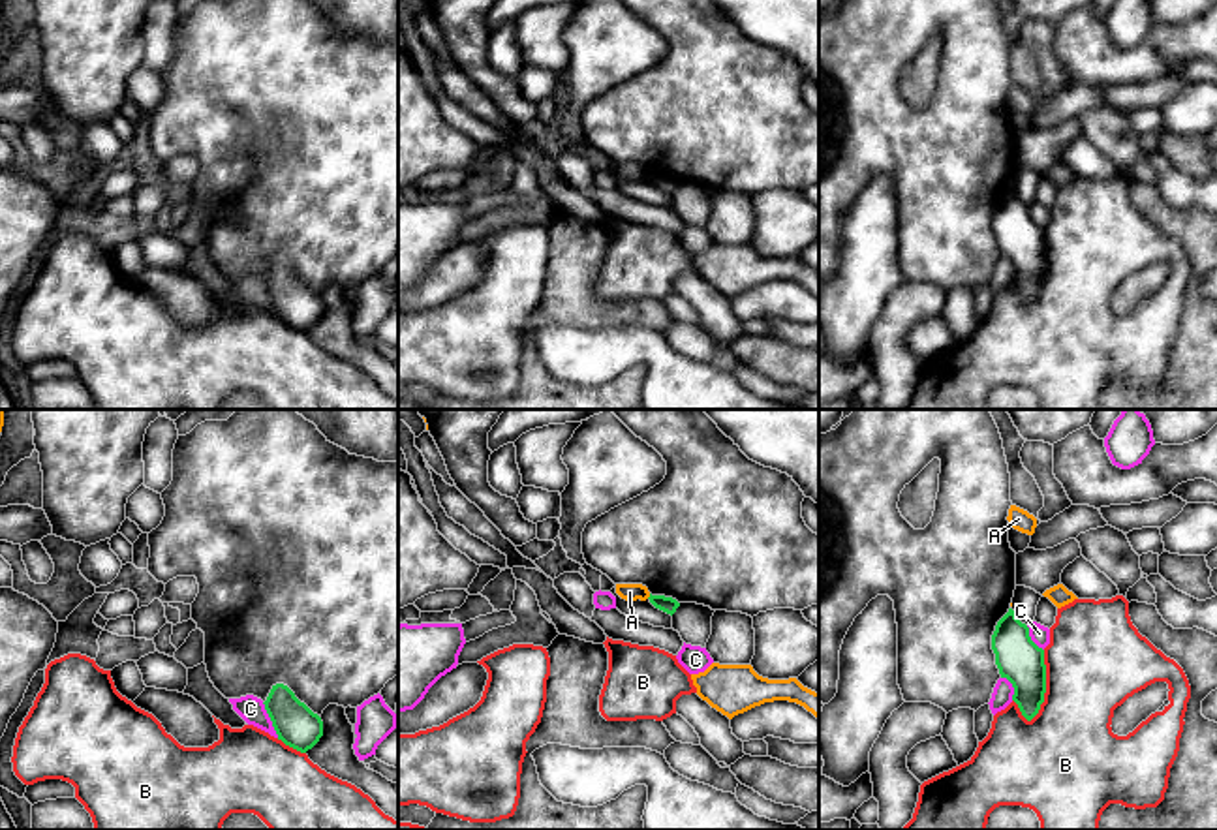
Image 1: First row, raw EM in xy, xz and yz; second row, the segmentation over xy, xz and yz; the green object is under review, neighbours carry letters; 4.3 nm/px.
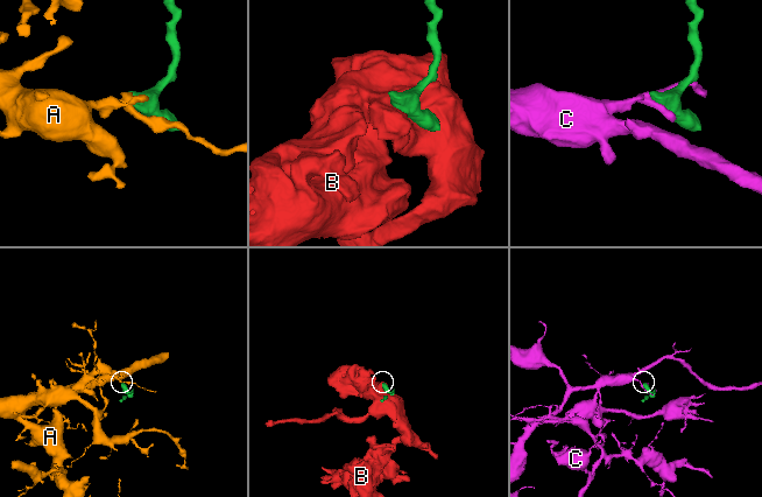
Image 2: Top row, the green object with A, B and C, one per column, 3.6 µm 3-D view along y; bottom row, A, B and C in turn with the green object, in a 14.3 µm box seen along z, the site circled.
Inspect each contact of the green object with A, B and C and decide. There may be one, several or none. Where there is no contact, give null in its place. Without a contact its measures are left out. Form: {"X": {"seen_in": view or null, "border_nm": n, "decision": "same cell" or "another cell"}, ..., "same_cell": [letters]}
{"A": {"seen_in": "xz", "border_nm": 30, "decision": "another cell"}, "B": {"seen_in": "yz", "border_nm": 320, "decision": "another cell"}, "C": {"seen_in": "xy", "border_nm": 170, "decision": "another cell"}, "same_cell": []}

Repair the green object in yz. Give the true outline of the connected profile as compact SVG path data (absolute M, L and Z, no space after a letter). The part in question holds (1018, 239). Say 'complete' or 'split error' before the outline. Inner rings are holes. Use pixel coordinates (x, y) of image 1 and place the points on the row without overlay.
complete; M1012 188L997 201L992 229L1001 257L1007 257L1014 267L1012 280L1031 300L1046 272L1044 229L1031 220L1029 207L1016 197Z

